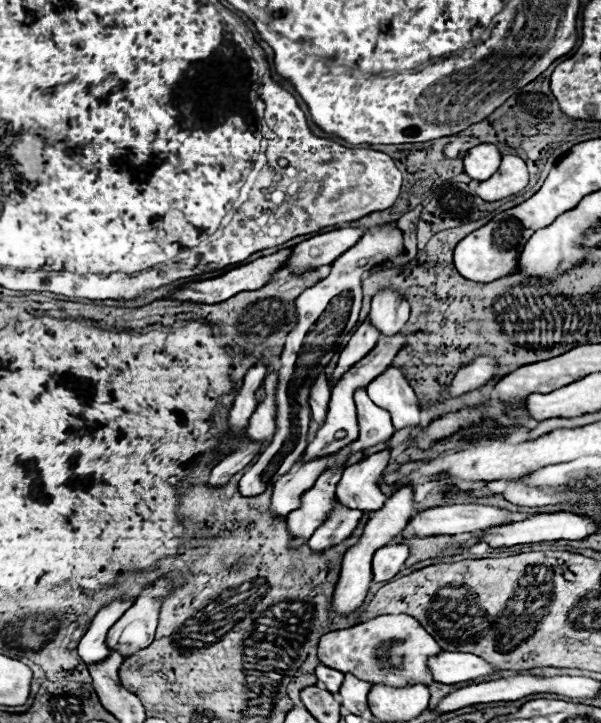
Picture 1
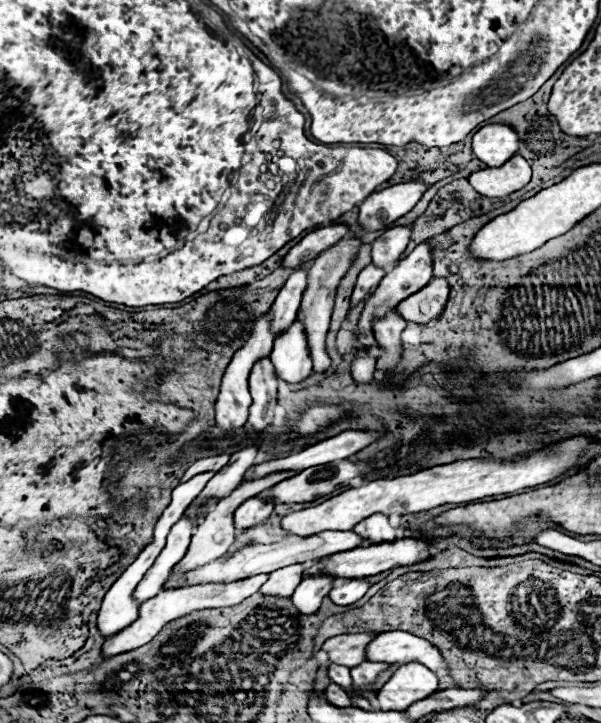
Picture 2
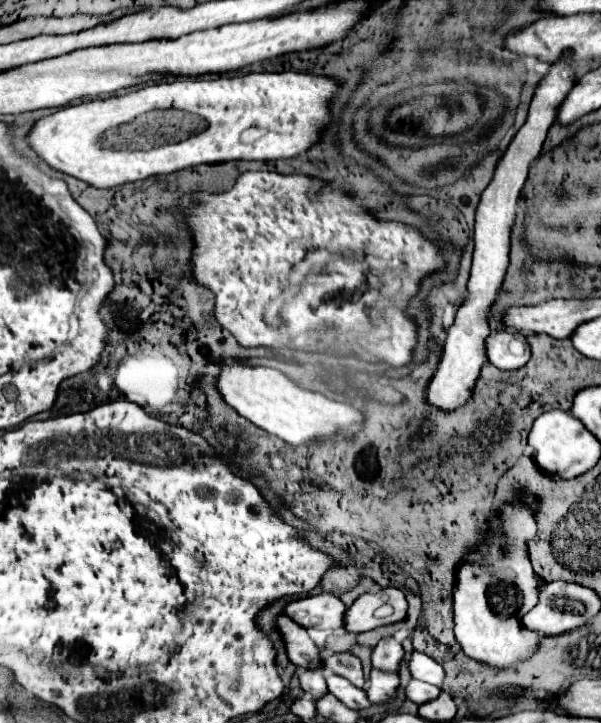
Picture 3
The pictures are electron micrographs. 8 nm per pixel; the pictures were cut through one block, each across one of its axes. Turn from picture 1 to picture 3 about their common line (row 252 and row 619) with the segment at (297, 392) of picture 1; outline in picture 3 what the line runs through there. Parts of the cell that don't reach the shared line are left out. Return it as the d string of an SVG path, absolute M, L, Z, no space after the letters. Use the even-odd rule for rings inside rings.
M382 588L362 594L344 614L344 628L350 634L360 634L384 624L404 620L408 610L404 592L398 588Z

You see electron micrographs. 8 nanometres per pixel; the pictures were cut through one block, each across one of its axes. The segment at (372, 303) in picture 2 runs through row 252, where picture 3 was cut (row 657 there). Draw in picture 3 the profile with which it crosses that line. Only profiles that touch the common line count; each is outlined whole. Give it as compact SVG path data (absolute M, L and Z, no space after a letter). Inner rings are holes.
M412 652L410 662L408 662L408 670L412 674L412 678L434 684L434 686L442 686L444 680L444 670L440 668L440 664L436 664L436 660L432 660L430 656L424 656L422 652Z

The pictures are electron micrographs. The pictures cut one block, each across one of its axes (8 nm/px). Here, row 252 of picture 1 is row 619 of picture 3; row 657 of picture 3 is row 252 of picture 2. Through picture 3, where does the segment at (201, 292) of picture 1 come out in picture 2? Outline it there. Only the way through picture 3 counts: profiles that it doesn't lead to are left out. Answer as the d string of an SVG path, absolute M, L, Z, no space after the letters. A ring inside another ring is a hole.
M336 224L336 226L326 226L326 228L318 228L310 234L306 234L282 260L282 268L288 270L296 270L302 268L306 262L314 260L320 252L332 248L342 236L348 234L348 226L346 224Z

